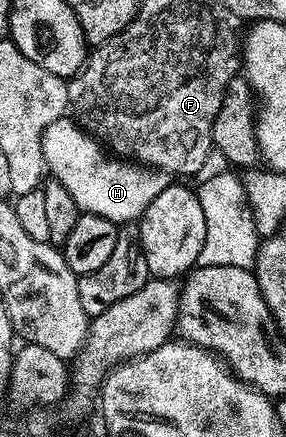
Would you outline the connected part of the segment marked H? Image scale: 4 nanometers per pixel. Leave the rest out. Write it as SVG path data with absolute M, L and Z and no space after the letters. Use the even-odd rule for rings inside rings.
M67 115L58 117L48 127L43 136L43 154L50 176L59 181L61 187L65 187L65 191L69 191L69 195L73 195L73 203L77 203L79 210L101 215L116 223L138 222L139 218L143 216L143 212L149 207L149 203L153 203L153 199L157 199L157 195L161 195L161 191L165 191L165 187L172 184L173 181L172 174L165 171L144 167L112 155Z

